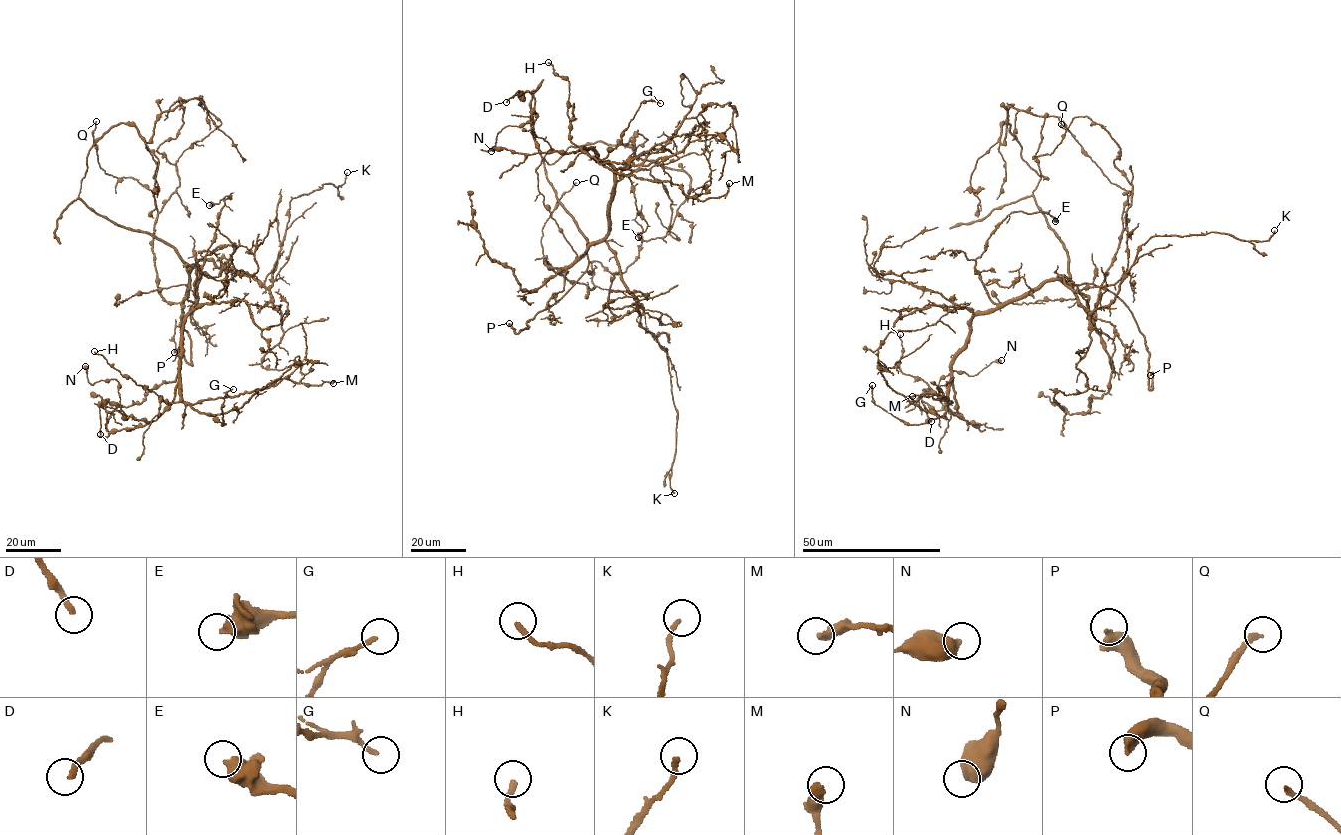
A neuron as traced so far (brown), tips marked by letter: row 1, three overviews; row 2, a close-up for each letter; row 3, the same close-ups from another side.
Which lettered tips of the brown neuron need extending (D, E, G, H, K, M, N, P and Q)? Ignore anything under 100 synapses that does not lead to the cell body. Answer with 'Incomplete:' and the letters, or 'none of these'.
Incomplete: P

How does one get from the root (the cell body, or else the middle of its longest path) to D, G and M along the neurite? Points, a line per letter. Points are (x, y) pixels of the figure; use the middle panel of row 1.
D: (585, 238), (607, 232), (612, 167), (590, 148), (542, 152), (534, 97), (506, 102)
G: (585, 238), (597, 244), (607, 232), (615, 185), (612, 167), (581, 150), (604, 159), (640, 103), (660, 103)
M: (585, 238), (607, 232), (615, 185), (612, 167), (581, 150), (701, 201), (729, 183)

